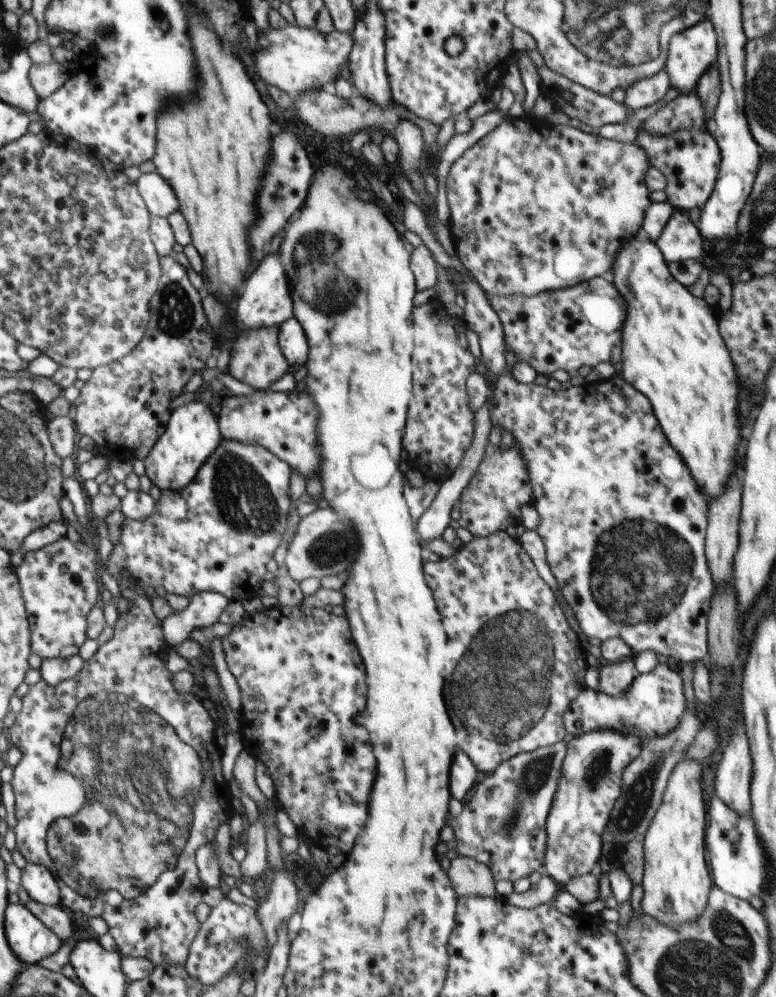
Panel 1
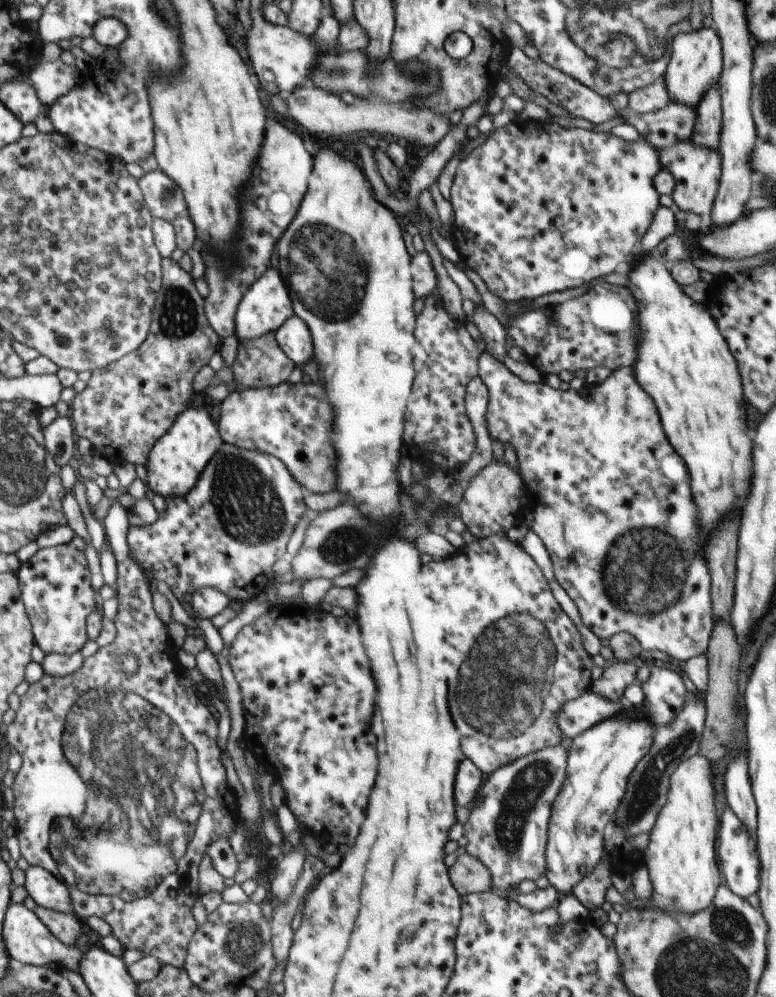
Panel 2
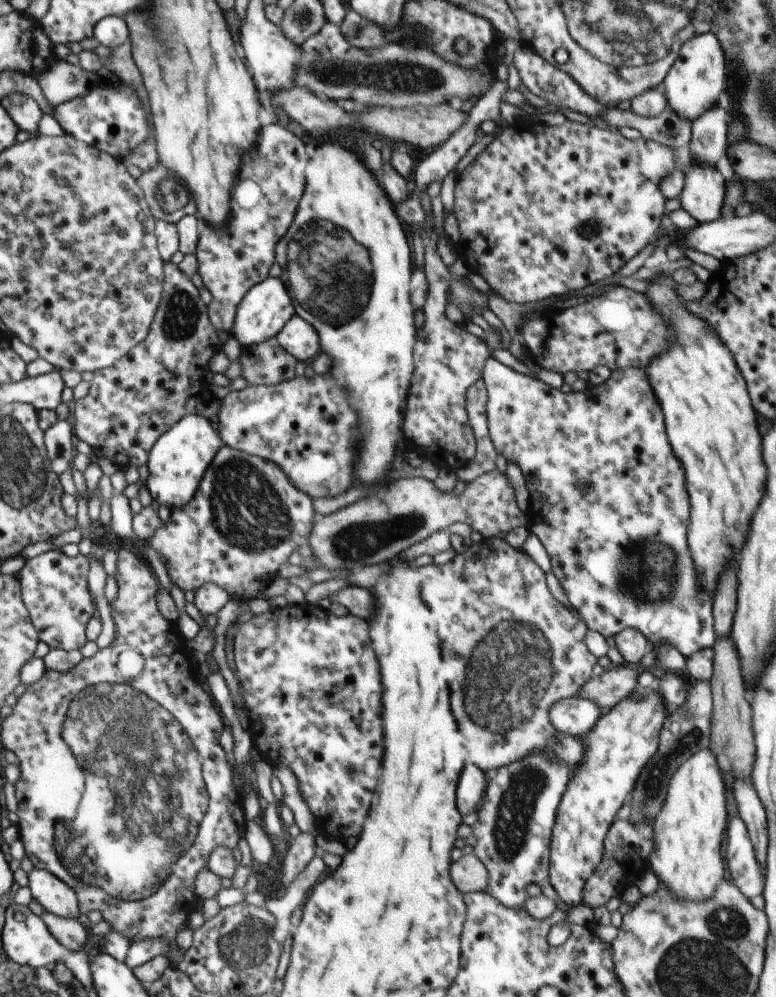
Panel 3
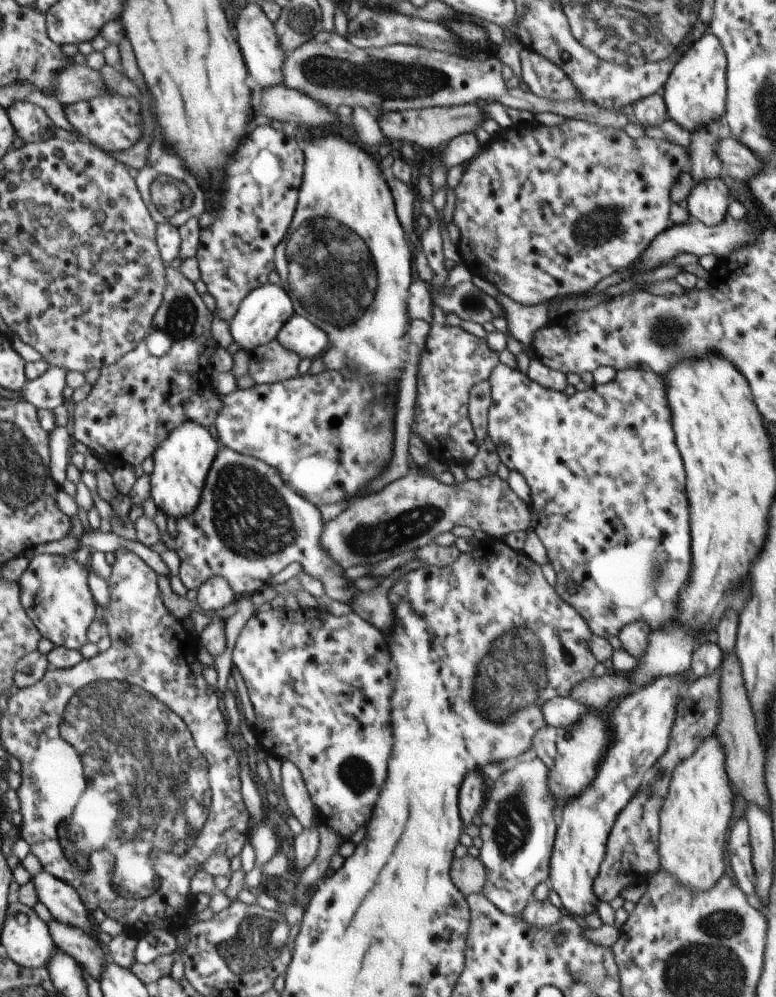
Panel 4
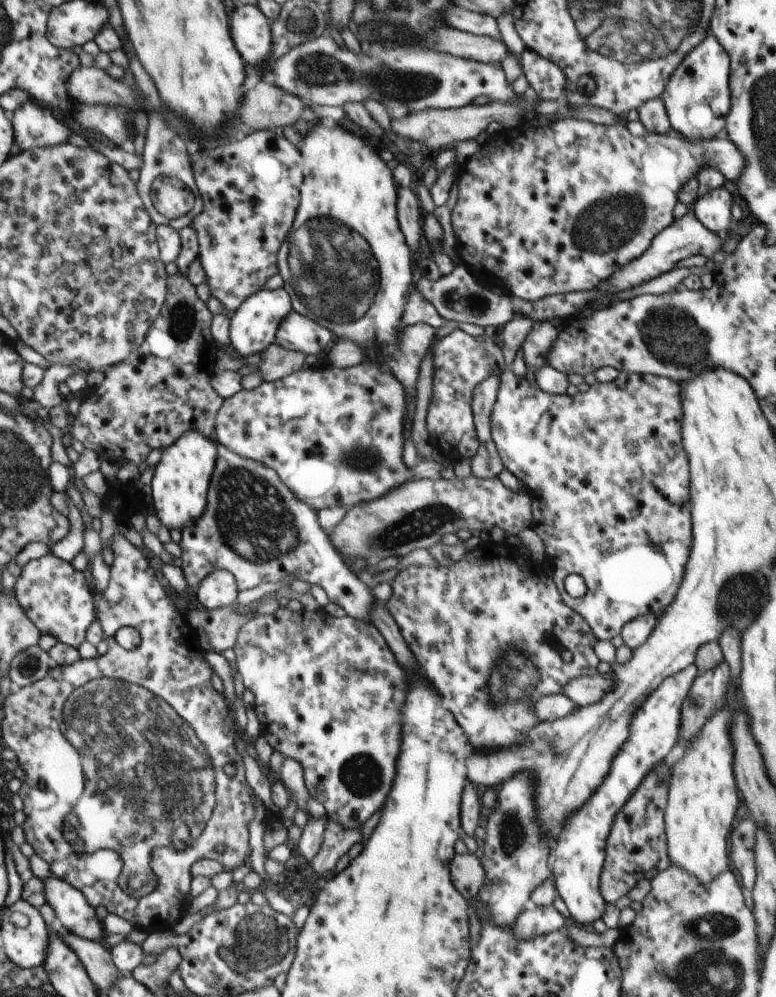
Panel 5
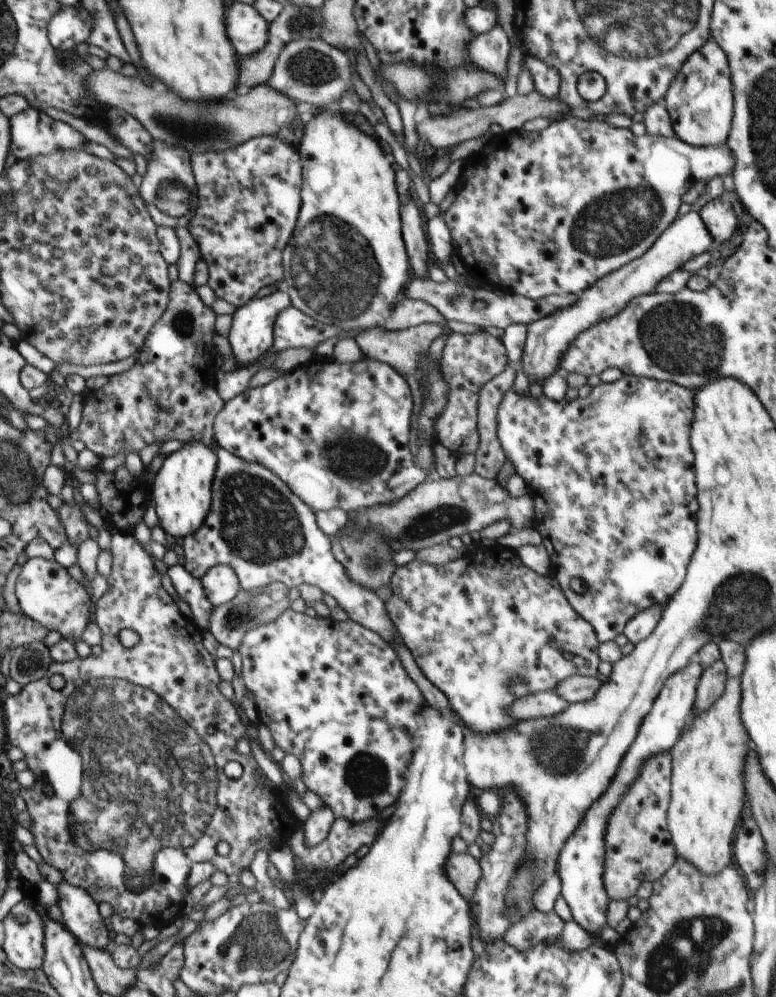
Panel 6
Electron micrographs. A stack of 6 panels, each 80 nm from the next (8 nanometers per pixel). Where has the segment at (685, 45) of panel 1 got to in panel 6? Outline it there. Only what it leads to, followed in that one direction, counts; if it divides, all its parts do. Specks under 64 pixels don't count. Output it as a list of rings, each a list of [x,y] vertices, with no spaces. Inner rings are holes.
[[[706,41],[686,59],[662,101],[680,140],[697,147],[727,142],[734,116],[733,84],[728,59],[716,41]]]

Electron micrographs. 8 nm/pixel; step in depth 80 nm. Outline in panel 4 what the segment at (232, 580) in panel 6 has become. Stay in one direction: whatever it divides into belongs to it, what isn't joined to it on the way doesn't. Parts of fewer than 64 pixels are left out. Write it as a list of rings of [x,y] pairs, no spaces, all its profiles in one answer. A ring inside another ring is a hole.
[[[210,578],[197,591],[197,610],[208,615],[215,615],[218,609],[223,609],[235,601],[232,588],[222,578]]]

